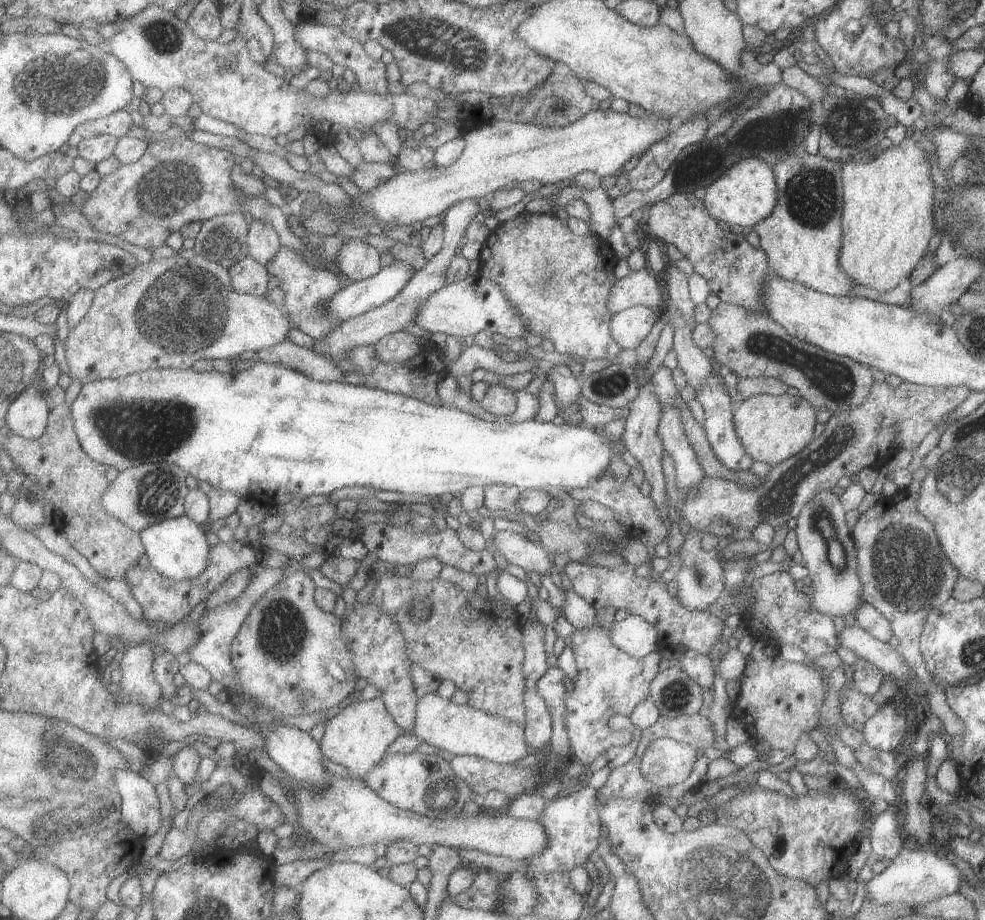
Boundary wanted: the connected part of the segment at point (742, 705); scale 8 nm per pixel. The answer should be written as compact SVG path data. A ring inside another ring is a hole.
M776 655L759 662L750 660L739 679L742 692L733 702L732 716L744 722L750 736L767 740L772 749L784 750L787 755L794 754L803 732L810 732L817 726L828 676L817 668L792 663Z

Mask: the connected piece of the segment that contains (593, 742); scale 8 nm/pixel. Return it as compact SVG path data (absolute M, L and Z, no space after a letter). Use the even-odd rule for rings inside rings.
M605 607L597 611L597 624L590 629L578 629L573 637L573 648L578 662L578 679L575 688L567 695L567 722L573 741L574 757L584 766L590 766L598 756L606 753L612 742L607 741L611 734L609 721L612 716L623 715L630 717L638 704L650 697L651 681L660 673L661 660L658 652L652 652L645 658L636 659L617 648L609 638L609 627L614 622L617 610Z

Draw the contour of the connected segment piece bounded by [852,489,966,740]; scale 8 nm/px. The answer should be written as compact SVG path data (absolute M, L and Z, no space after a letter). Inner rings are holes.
M907 489L898 491L891 498L881 498L874 507L862 514L854 526L853 538L857 551L858 571L863 585L861 598L874 606L890 622L893 636L898 639L898 650L905 662L914 670L916 677L926 690L931 712L939 717L946 728L948 740L964 737L965 723L949 708L945 688L936 683L926 669L925 661L919 650L920 638L930 610L941 606L952 597L959 573L951 564L940 545L935 527L918 511L919 494Z

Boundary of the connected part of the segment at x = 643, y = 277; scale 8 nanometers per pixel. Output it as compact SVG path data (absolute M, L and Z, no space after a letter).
M649 267L618 280L609 298L610 313L618 313L634 306L643 305L662 312L667 305L662 298L663 280Z

